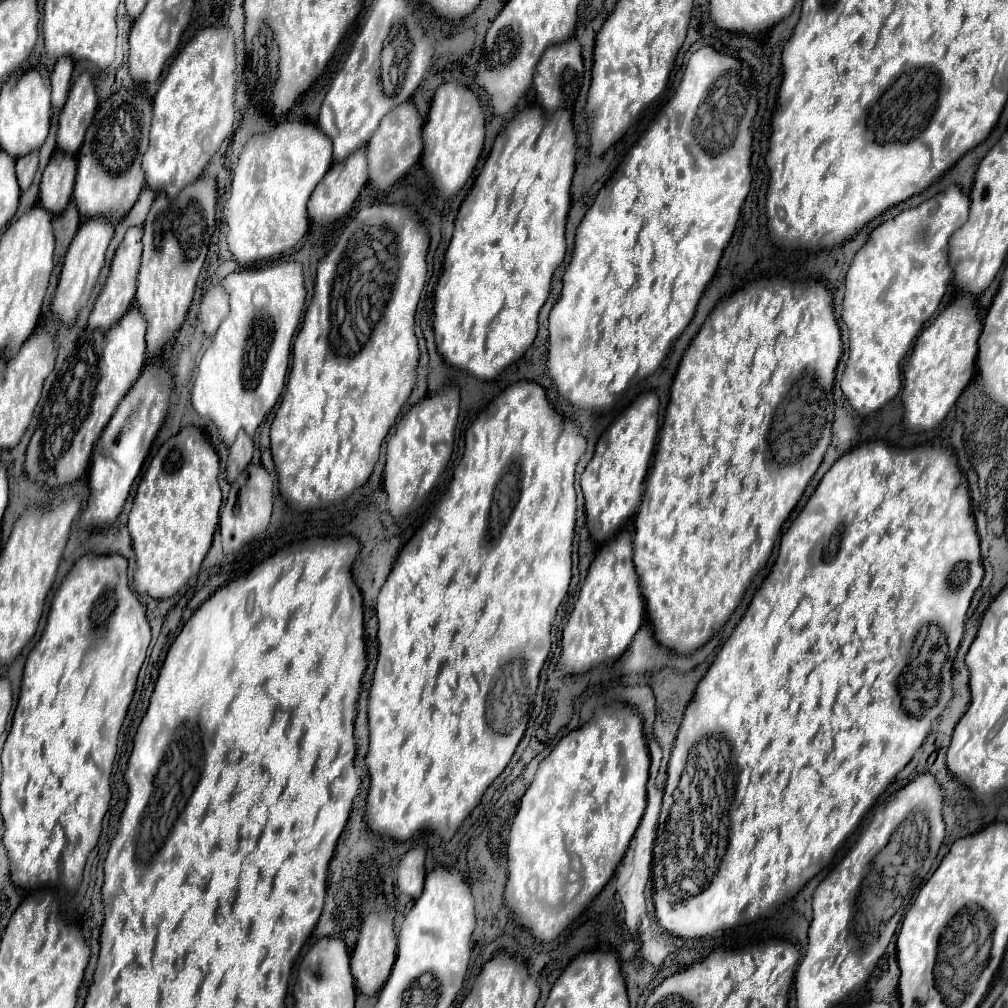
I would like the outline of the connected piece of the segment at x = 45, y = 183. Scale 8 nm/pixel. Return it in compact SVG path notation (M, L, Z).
M55 152L43 172L39 200L41 206L51 214L61 214L73 194L75 184L75 170L77 170L77 158L71 154Z

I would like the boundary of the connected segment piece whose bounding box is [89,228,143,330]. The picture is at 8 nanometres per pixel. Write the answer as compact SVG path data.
M129 228L123 242L119 244L115 258L111 262L111 272L109 278L91 310L89 316L89 328L97 328L97 330L109 330L115 322L121 320L121 316L131 308L133 298L135 298L135 288L137 288L137 272L139 272L139 264L141 264L141 236L143 236L143 228Z

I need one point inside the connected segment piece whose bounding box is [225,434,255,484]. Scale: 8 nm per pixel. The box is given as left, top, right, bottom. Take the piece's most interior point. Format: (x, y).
(240, 454)

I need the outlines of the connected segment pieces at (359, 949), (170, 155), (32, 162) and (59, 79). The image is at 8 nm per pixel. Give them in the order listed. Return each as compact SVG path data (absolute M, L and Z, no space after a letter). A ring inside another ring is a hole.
M385 910L385 912L371 912L365 916L365 922L361 926L361 934L357 940L357 946L351 956L351 970L355 978L355 986L359 992L373 996L377 994L383 984L387 982L391 968L395 964L395 950L397 950L397 934L395 934L395 910Z
M203 28L199 30L185 48L175 56L169 66L165 80L161 82L157 96L153 100L153 126L149 150L143 158L143 170L147 186L155 192L165 192L175 198L185 186L195 182L209 160L215 156L225 138L229 138L235 122L235 42L227 28Z
M31 152L27 156L17 158L17 180L21 190L27 190L31 186L37 166L39 166L39 152Z
M61 58L61 62L57 62L53 68L53 74L51 74L53 94L51 96L53 96L53 108L55 110L61 110L67 102L71 74L73 74L73 60L71 58Z

